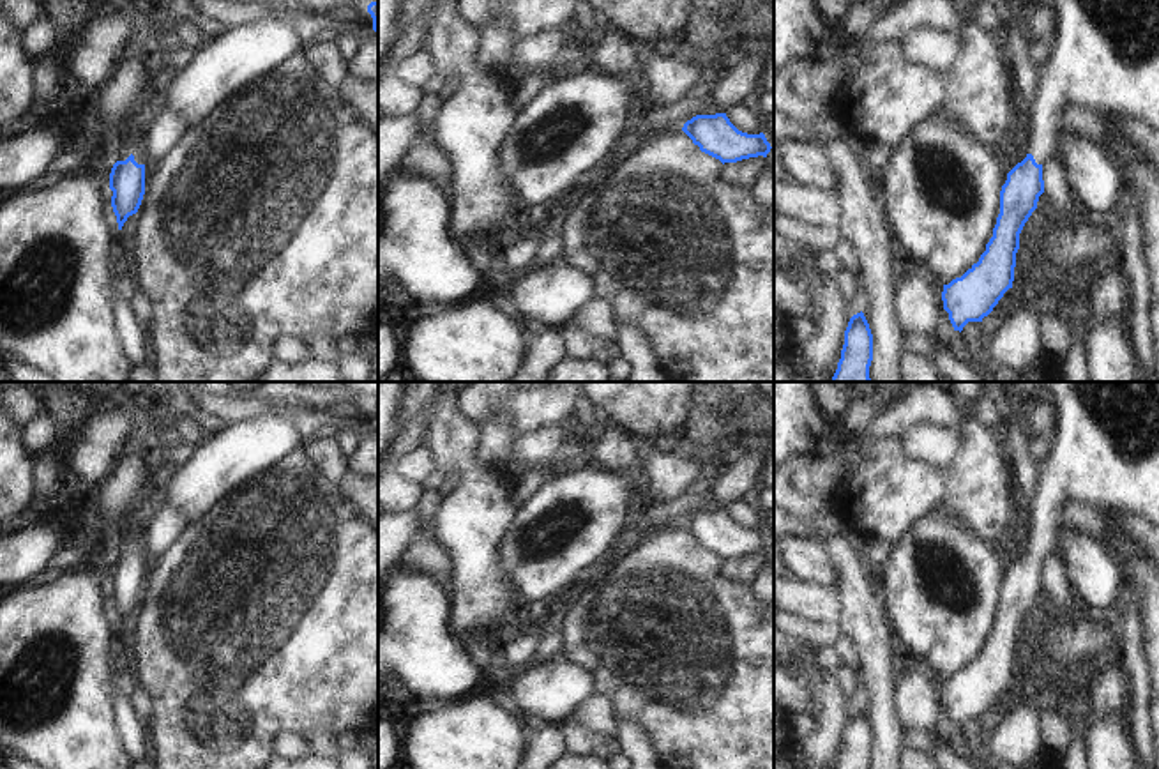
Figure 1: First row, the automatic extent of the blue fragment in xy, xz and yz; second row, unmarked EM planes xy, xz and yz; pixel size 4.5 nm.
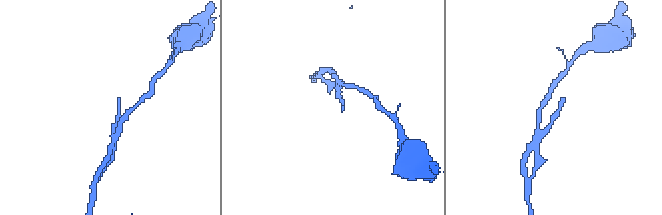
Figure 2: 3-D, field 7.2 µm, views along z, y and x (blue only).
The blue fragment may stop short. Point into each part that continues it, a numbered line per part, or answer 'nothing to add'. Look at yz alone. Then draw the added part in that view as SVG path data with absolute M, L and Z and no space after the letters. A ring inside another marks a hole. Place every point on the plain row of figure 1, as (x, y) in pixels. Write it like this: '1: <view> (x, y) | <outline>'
1: yz (1105, 451) | M1049 382L1053 403L1057 407L1057 431L1049 444L1039 449L1039 481L1030 502L1032 520L1028 527L1028 550L1034 552L1037 560L1051 555L1060 546L1062 513L1069 500L1079 500L1102 511L1129 511L1147 518L1159 527L1159 382Z

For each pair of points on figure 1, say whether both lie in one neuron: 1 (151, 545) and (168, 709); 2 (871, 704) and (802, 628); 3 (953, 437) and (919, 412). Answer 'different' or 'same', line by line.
1: different
2: different
3: different

